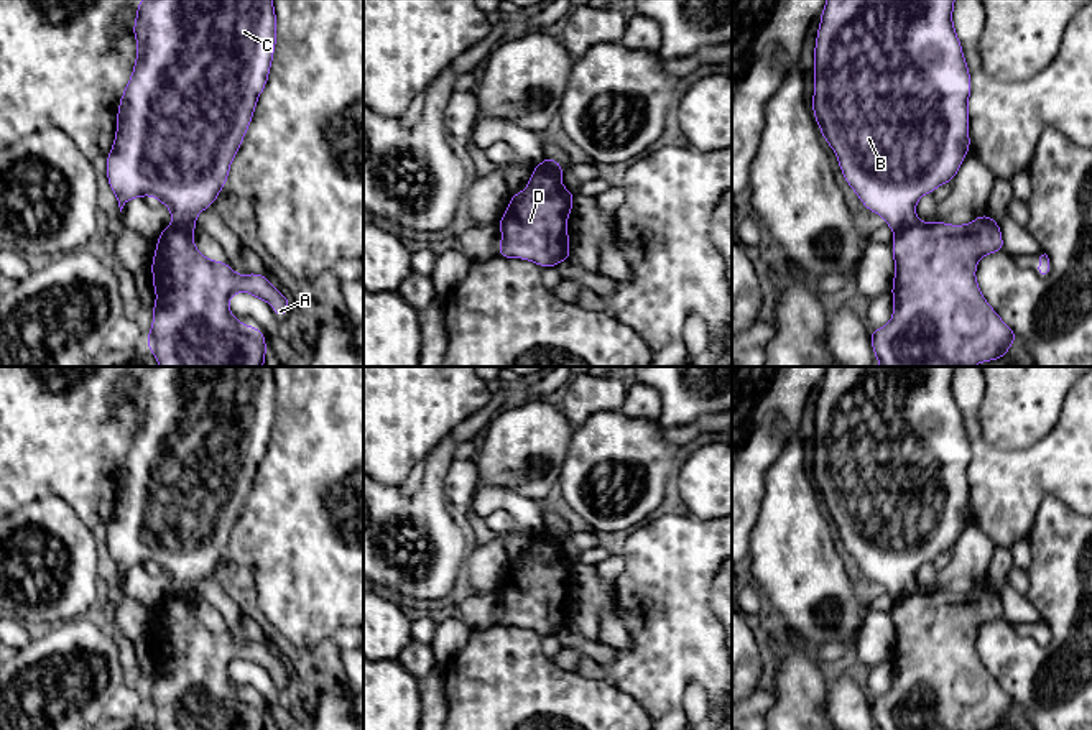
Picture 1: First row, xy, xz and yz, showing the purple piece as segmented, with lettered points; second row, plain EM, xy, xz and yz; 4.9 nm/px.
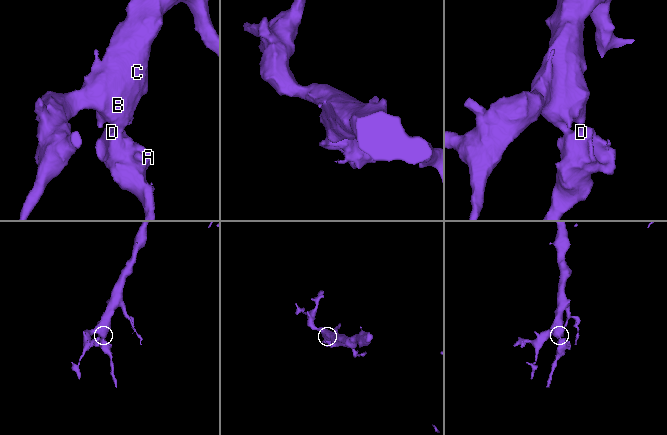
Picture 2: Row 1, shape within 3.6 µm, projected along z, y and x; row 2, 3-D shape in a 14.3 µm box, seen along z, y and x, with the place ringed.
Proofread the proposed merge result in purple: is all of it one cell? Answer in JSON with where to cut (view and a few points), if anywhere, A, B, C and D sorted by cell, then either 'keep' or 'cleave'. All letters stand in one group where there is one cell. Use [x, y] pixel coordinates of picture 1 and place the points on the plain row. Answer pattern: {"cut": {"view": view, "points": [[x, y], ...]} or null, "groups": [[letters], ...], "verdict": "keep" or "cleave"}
{"cut": {"view": "xy", "points": [[171, 594], [191, 600]]}, "groups": [["A", "D"], ["B", "C"]], "verdict": "cleave"}

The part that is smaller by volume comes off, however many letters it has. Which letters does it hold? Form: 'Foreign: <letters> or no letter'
Foreign: A, D

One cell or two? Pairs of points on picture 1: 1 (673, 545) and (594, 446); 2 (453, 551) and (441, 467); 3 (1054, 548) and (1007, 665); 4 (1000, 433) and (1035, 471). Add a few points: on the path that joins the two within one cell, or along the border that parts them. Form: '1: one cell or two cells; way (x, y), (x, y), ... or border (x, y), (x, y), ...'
1: two cells; border (645, 520), (637, 528)
2: one cell; way (434, 530), (434, 489)
3: one cell; way (1059, 584), (1059, 642), (1043, 658)
4: two cells; border (1050, 429), (1018, 449), (997, 449), (980, 436)

